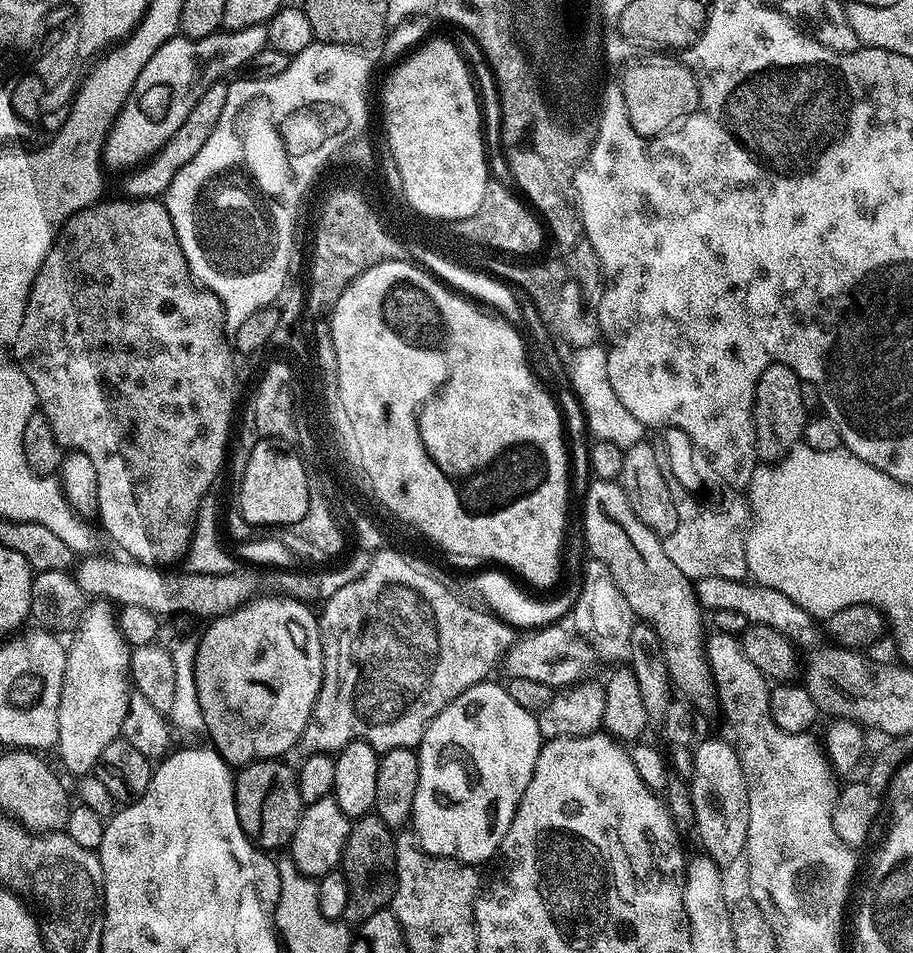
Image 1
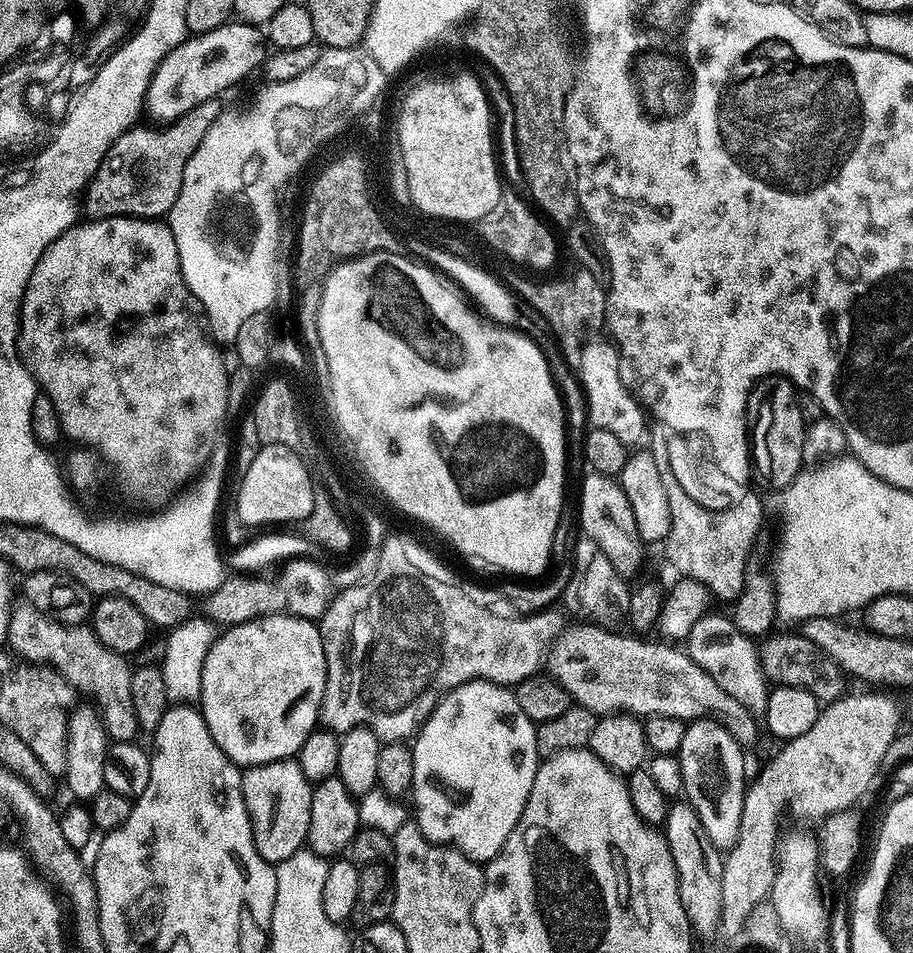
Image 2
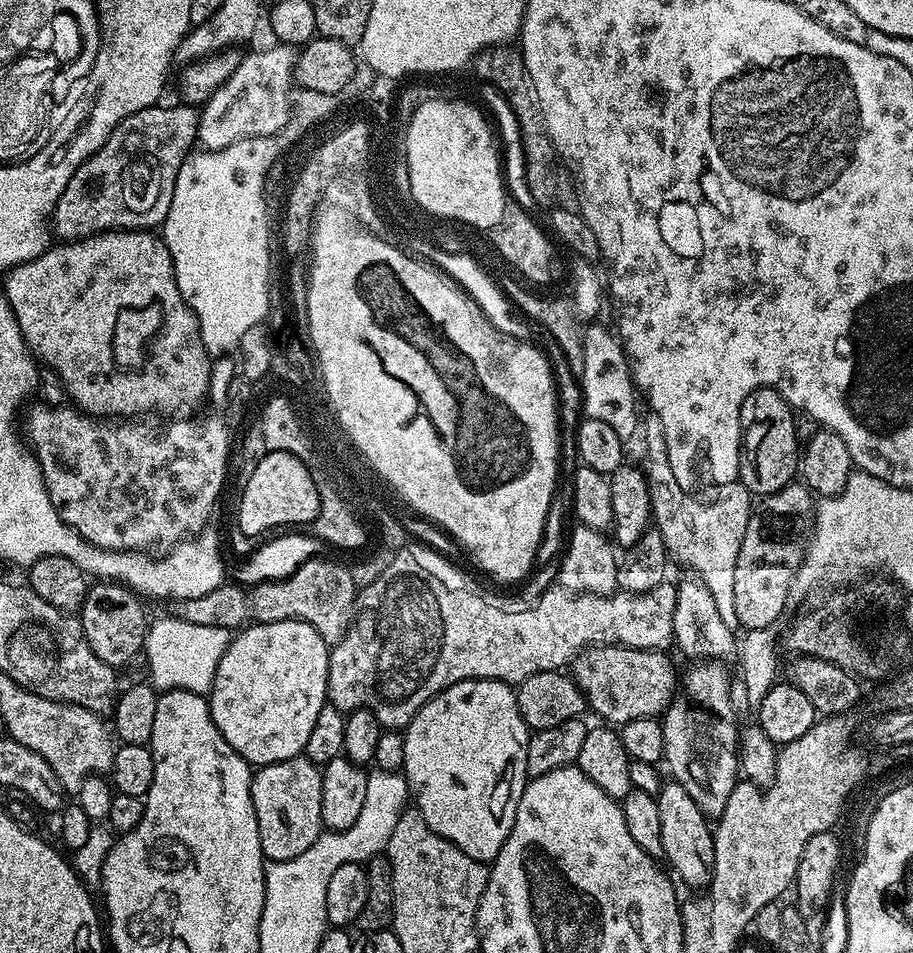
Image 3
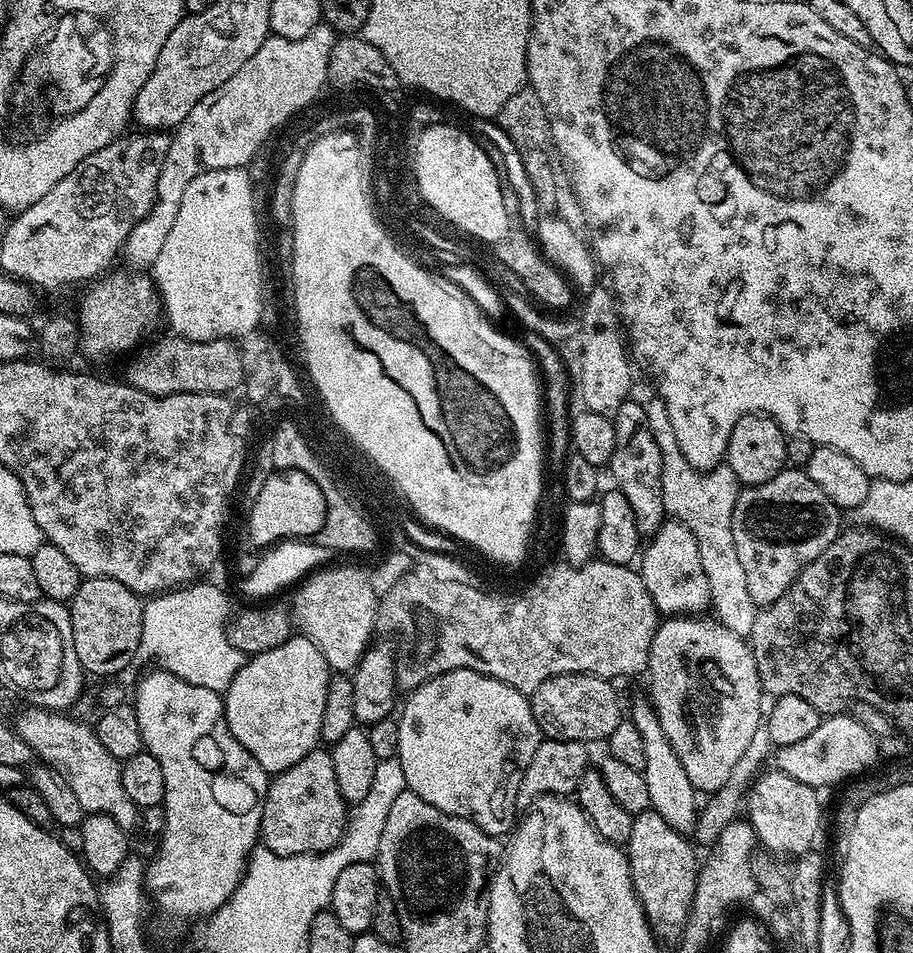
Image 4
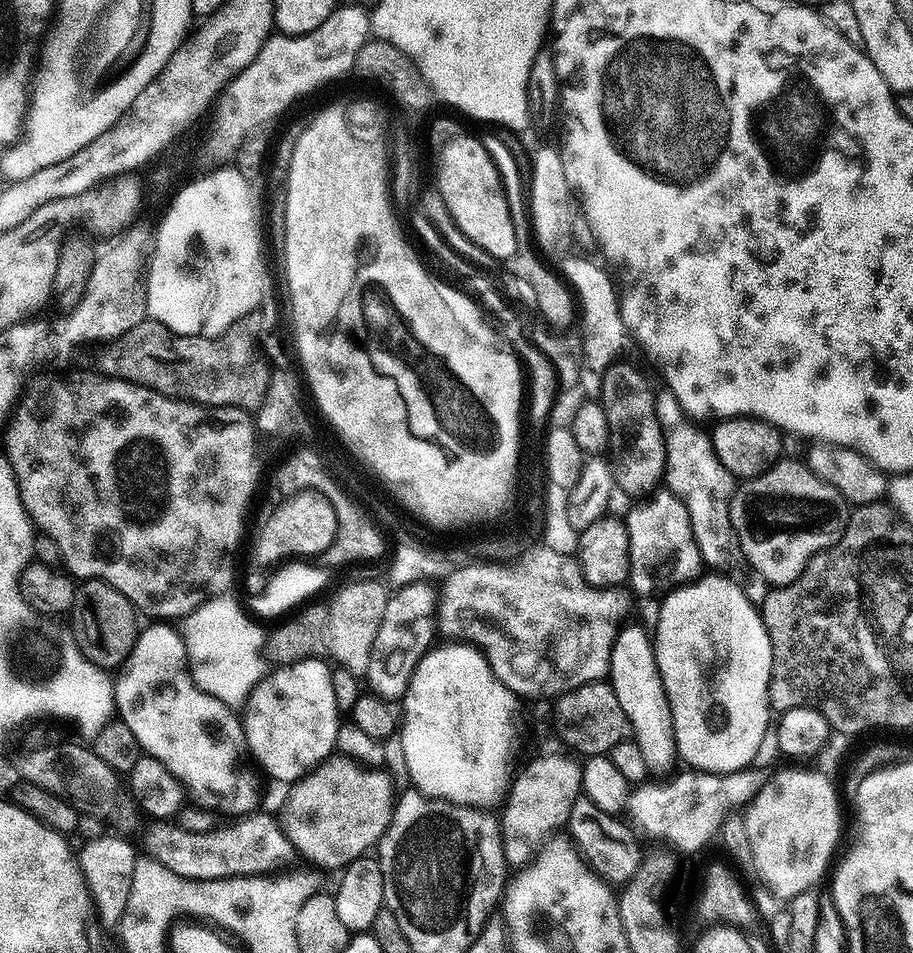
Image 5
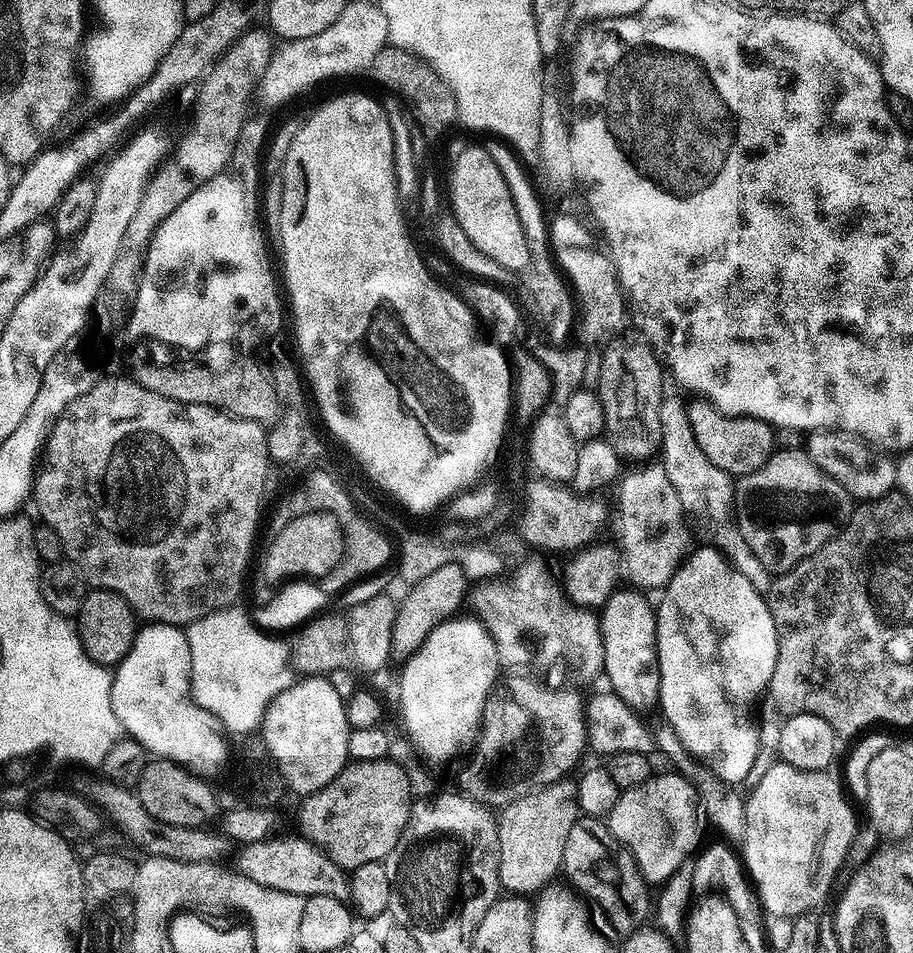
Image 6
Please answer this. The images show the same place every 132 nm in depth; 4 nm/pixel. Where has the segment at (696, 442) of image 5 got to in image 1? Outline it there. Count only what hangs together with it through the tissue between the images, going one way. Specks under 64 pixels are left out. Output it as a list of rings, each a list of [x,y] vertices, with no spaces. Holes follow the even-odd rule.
[[[662,438],[651,441],[654,458],[658,458],[658,466],[666,477],[666,486],[670,486],[670,494],[674,494],[674,506],[678,510],[678,526],[674,534],[663,537],[666,558],[682,570],[688,579],[695,582],[702,578],[730,578],[742,580],[748,576],[746,560],[746,525],[750,520],[750,512],[743,503],[736,504],[729,512],[719,512],[716,508],[707,508],[699,504],[697,497],[678,482],[674,476],[674,466],[670,466],[670,450],[666,450],[666,442]]]

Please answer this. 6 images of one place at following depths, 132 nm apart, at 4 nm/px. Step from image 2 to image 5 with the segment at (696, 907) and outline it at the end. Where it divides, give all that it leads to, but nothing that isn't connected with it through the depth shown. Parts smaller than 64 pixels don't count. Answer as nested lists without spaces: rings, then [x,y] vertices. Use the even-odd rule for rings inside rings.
[[[631,624],[621,627],[616,635],[610,654],[607,679],[611,683],[614,695],[618,697],[618,703],[621,704],[623,712],[626,713],[630,739],[638,746],[642,759],[646,762],[646,770],[653,777],[664,778],[677,767],[675,764],[678,764],[674,722],[670,714],[666,690],[658,674],[653,641],[649,633],[647,636],[638,625]]]

